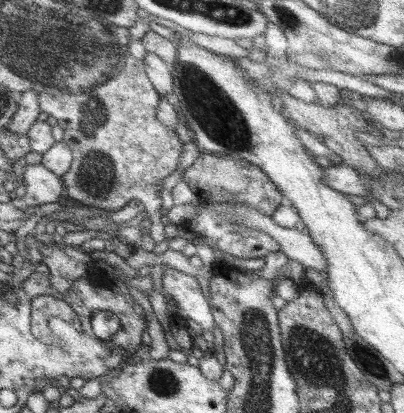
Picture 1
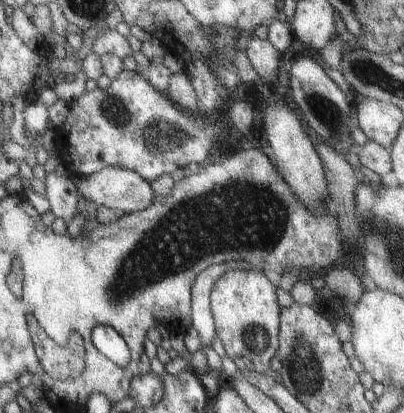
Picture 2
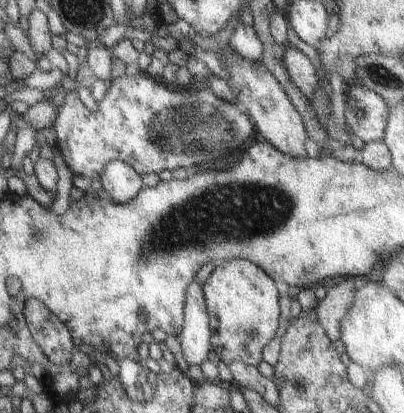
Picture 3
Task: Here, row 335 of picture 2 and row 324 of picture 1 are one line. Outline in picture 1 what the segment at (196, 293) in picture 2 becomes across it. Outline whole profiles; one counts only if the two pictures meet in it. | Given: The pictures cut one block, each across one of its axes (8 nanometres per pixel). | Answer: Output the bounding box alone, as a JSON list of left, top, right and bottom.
[161,268,215,332]

